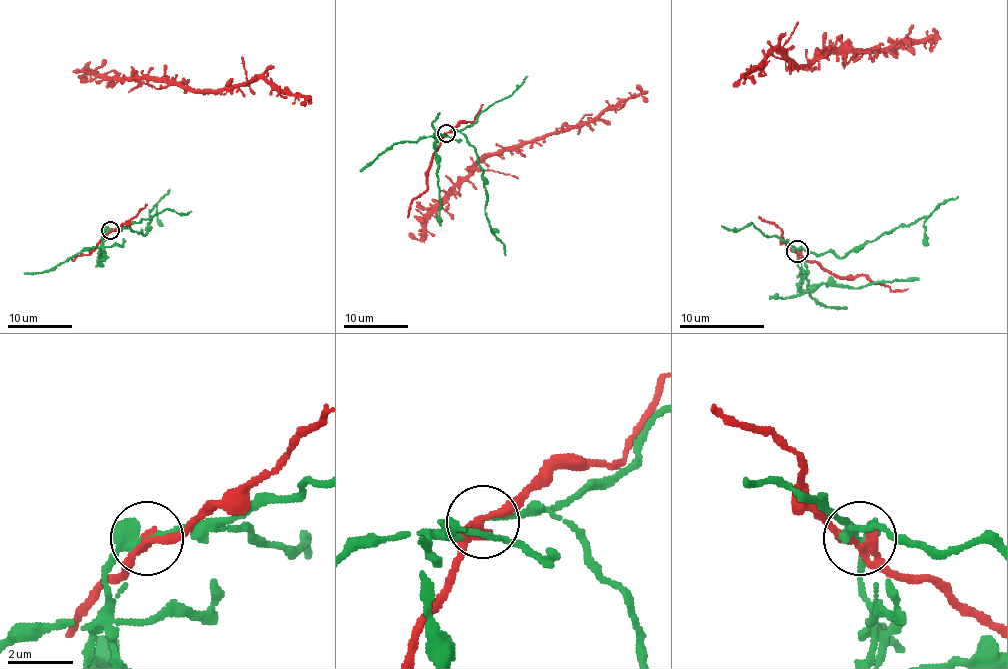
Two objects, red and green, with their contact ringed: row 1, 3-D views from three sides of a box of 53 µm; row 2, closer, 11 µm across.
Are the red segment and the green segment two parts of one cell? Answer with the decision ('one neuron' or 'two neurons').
two neurons

